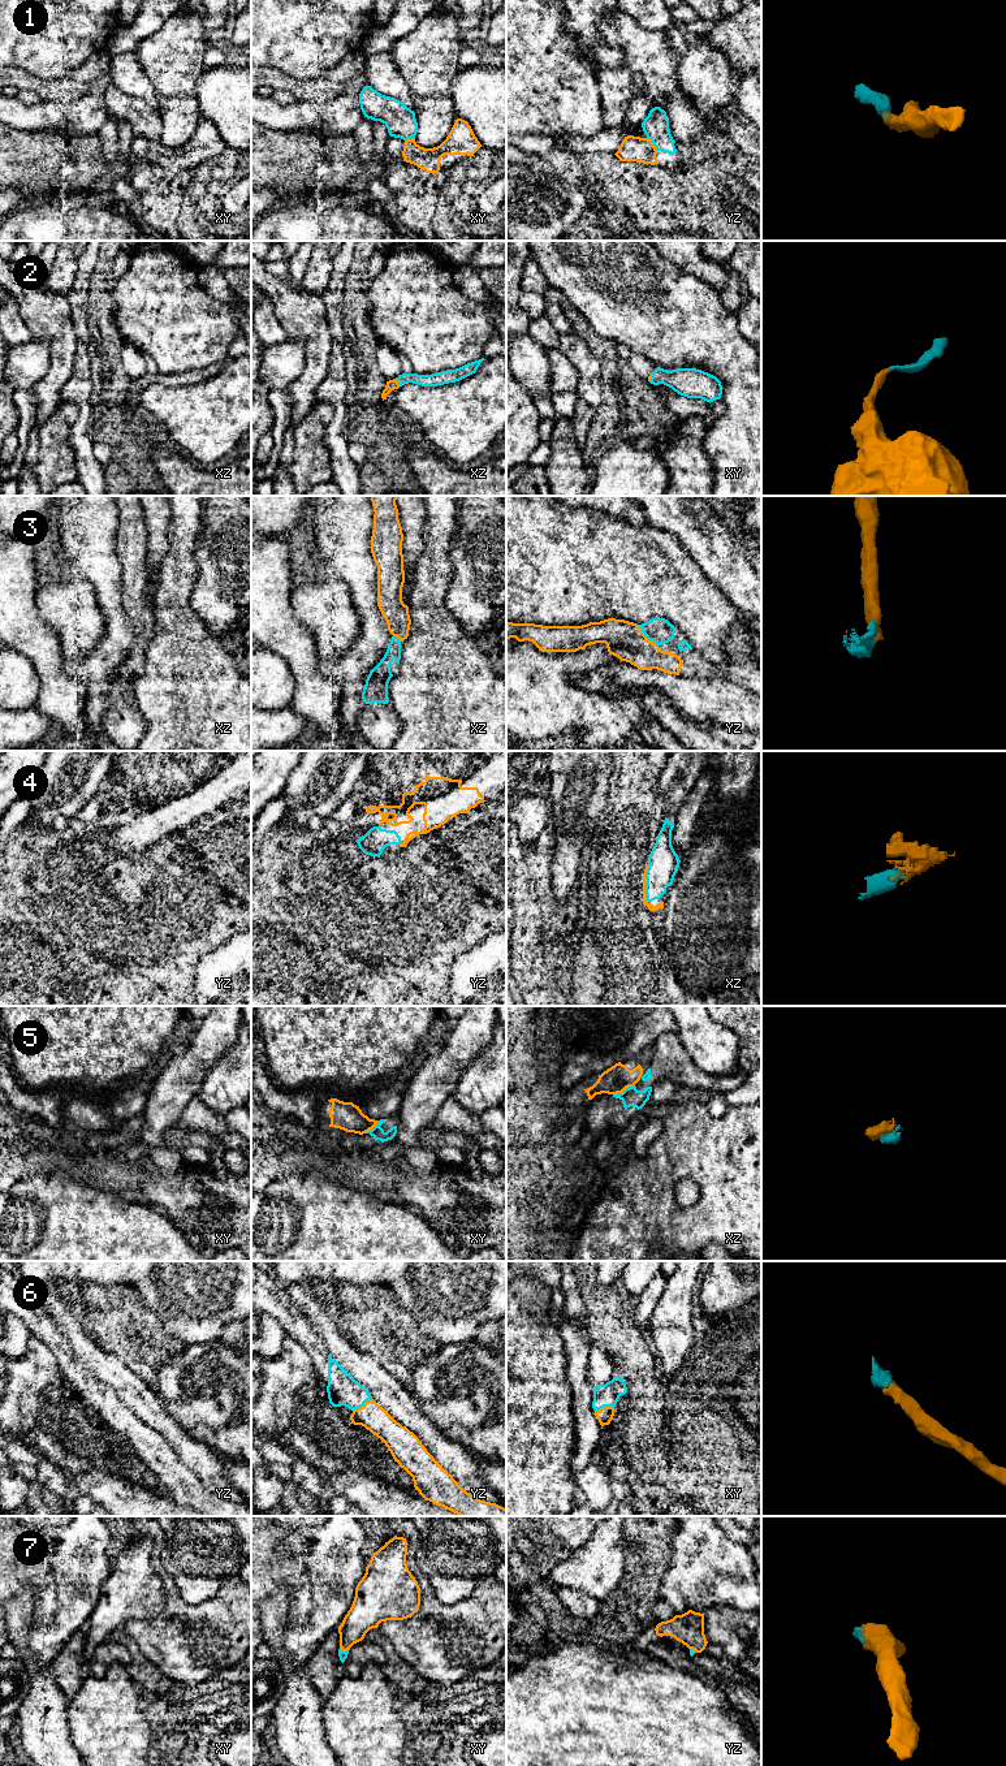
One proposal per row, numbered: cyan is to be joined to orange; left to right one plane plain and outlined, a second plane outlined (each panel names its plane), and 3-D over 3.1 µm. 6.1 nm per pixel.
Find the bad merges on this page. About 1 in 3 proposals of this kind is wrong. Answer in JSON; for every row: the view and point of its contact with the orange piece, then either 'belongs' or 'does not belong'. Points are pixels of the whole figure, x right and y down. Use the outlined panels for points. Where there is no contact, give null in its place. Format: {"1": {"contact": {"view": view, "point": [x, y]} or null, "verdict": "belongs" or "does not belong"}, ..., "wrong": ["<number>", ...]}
{"1": {"contact": {"view": "yz", "point": [652, 143]}, "verdict": "belongs"}, "2": {"contact": {"view": "xz", "point": [397, 383]}, "verdict": "belongs"}, "3": {"contact": {"view": "yz", "point": [646, 637]}, "verdict": "belongs"}, "4": {"contact": {"view": "xz", "point": [646, 882]}, "verdict": "belongs"}, "5": {"contact": {"view": "xz", "point": [624, 1089]}, "verdict": "does not belong"}, "6": {"contact": {"view": "yz", "point": [363, 1406]}, "verdict": "belongs"}, "7": {"contact": {"view": "xy", "point": [344, 1650]}, "verdict": "belongs"}, "wrong": ["5"]}

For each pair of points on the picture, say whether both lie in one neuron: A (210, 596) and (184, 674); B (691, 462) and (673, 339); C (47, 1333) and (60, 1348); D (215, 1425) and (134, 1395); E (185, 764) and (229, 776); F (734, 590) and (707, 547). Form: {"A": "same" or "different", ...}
{"A": "different", "B": "different", "C": "same", "D": "different", "E": "different", "F": "same"}

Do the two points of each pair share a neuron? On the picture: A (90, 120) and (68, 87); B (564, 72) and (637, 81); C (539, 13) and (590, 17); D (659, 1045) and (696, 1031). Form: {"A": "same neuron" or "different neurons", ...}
{"A": "different neurons", "B": "different neurons", "C": "different neurons", "D": "different neurons"}

